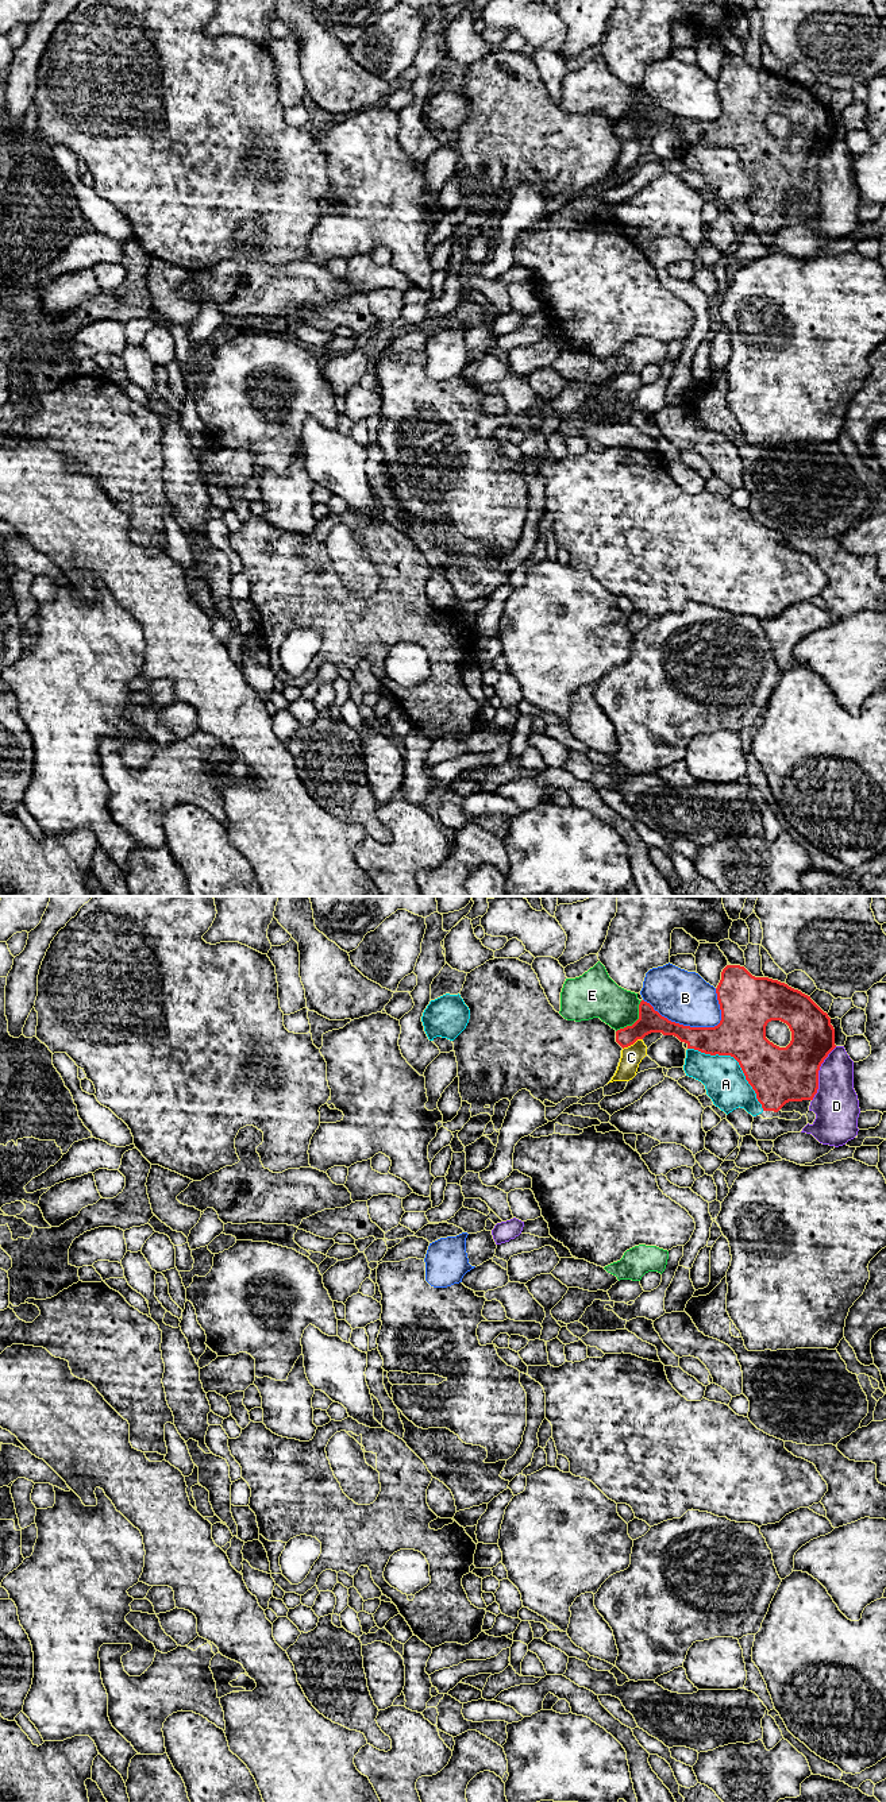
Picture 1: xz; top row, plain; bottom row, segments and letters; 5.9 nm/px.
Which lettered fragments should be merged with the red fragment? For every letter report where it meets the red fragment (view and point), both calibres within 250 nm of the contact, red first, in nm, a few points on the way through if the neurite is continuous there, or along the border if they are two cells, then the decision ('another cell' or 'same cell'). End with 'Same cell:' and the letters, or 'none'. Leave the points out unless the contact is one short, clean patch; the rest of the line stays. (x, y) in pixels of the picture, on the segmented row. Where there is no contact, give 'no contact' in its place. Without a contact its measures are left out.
A: xz (736, 1060) | 320/240 nm | another cell
B: xz (682, 1025) | 180/320 nm | another cell
C: xz (632, 1044) | 140/120 nm | across xz (650, 1021), (632, 1044), (631, 1057) | same cell
D: xz (817, 1073) | 340/260 nm | another cell
E: xz (636, 1021) | 140/240 nm | along xz (642, 1000), (638, 1008), (638, 1018), (631, 1025), (616, 1031) | another cell
Same cell: C

